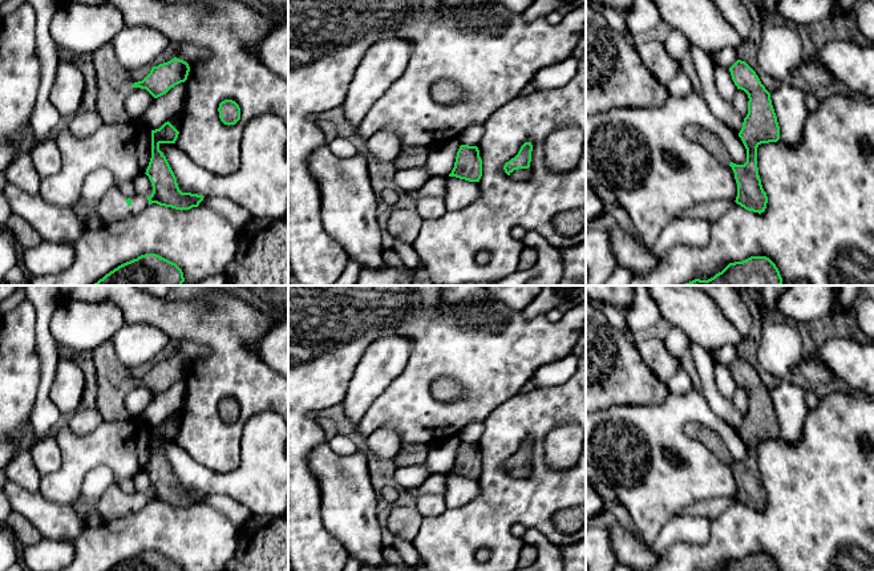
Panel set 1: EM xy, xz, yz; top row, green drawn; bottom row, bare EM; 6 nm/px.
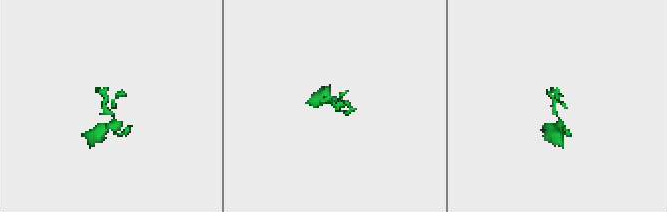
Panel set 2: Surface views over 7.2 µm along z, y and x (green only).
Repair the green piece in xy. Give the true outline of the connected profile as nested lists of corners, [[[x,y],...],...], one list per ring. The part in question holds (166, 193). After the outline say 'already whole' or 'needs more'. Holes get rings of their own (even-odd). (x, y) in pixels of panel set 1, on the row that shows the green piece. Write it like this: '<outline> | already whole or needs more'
[[[167,121],[159,129],[151,130],[151,158],[146,169],[153,193],[146,199],[149,204],[171,207],[175,210],[190,210],[198,207],[203,195],[182,193],[178,187],[177,178],[159,150],[161,143],[175,143],[179,131]]] | already whole

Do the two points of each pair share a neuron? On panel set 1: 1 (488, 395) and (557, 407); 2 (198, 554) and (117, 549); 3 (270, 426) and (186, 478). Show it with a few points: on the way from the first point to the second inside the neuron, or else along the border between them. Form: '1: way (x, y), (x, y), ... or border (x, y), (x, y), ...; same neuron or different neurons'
1: border (518, 392), (502, 401), (485, 418); different neurons
2: way (178, 541), (137, 541); same neuron
3: way (261, 452), (233, 480), (211, 480); same neuron

